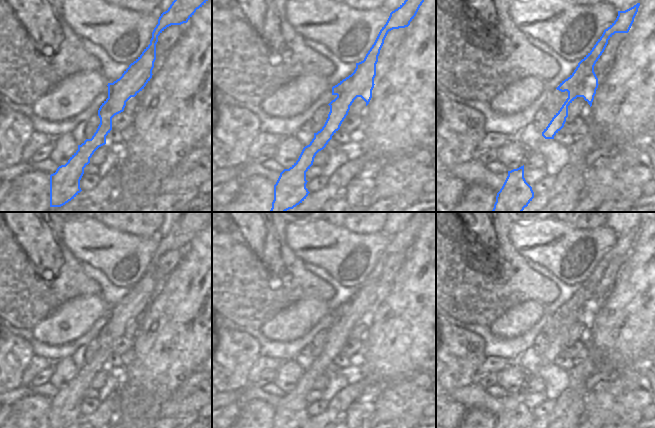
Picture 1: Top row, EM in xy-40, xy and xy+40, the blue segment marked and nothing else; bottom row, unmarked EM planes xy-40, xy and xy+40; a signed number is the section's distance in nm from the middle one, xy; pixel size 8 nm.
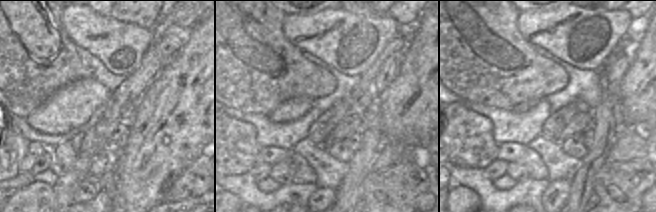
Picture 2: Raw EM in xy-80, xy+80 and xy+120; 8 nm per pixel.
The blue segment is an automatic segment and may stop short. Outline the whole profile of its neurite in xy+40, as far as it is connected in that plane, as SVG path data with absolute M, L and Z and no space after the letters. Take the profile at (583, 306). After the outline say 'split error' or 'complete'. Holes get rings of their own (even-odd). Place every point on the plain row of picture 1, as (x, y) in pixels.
M640 227L625 234L618 235L616 244L604 254L592 274L578 287L574 296L556 312L561 316L568 316L568 322L554 339L548 350L542 356L545 363L554 363L554 360L564 351L568 341L568 330L577 322L583 321L590 331L598 312L598 302L594 290L604 276L608 264L615 257L628 257L638 236Z; complete

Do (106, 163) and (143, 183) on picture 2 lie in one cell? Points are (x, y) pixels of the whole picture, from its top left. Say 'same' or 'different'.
different

